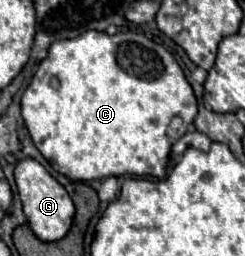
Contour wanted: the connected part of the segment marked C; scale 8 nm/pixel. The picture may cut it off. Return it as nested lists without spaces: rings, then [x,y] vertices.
[[[86,31],[74,39],[54,41],[26,87],[20,105],[36,149],[56,173],[72,181],[106,179],[112,175],[162,179],[172,141],[178,141],[188,131],[198,113],[194,91],[176,59],[162,45],[132,31],[116,35]]]

